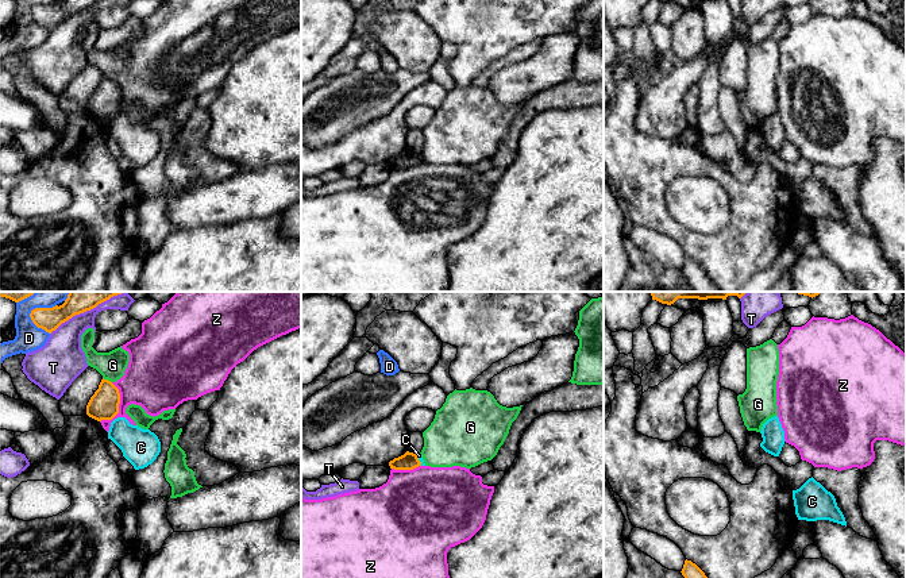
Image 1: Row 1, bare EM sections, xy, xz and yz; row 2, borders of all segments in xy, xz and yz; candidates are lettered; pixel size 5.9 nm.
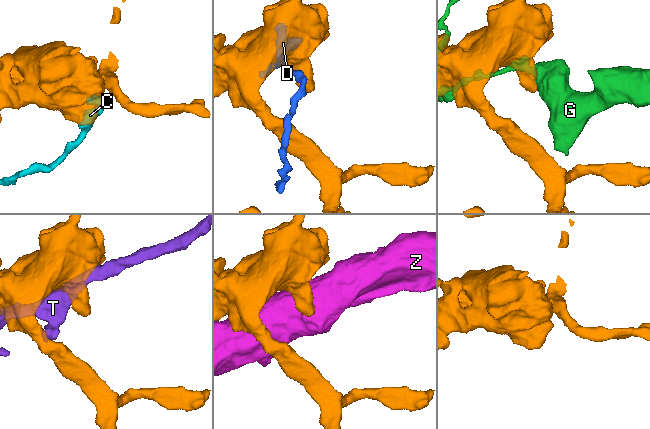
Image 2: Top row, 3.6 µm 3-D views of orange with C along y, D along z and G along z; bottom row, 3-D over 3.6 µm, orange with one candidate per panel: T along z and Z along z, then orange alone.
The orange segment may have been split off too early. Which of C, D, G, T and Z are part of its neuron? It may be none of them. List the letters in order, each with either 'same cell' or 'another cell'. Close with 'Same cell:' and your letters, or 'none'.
C: another cell
D: another cell
G: another cell
T: another cell
Z: another cell
Same cell: none

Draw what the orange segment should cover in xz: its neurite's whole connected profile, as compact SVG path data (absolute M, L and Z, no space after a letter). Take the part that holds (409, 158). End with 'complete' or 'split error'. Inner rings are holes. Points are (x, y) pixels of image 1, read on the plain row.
M406 149L404 153L390 158L389 163L394 167L413 167L421 163L421 159L419 158L417 151Z; complete

